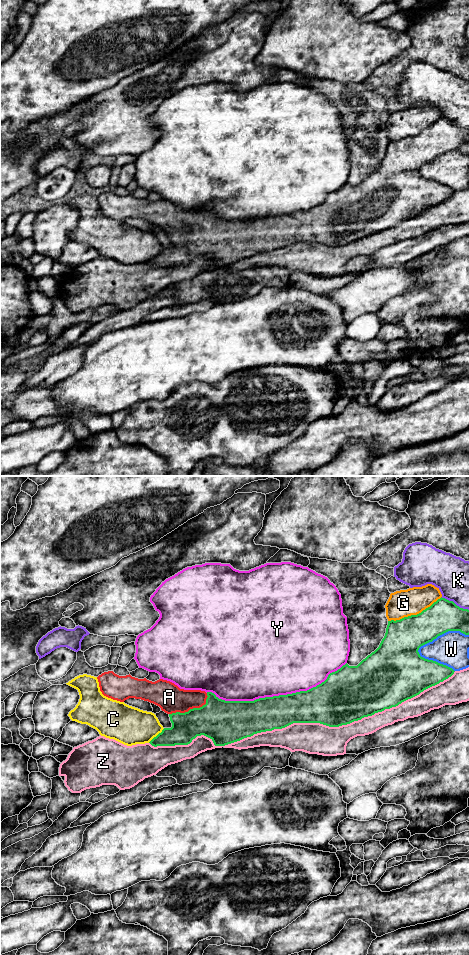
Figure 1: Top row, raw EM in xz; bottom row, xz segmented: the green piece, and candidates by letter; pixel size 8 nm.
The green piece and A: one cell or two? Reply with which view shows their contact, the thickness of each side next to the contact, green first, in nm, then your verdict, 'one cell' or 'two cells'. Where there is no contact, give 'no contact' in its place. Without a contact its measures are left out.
xz | 320/220 nm | one cell

